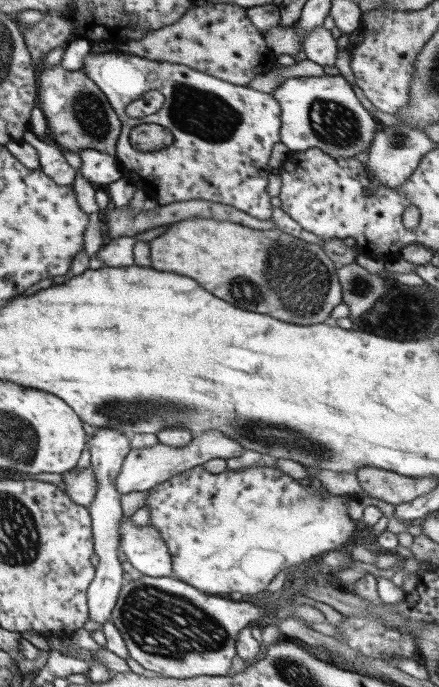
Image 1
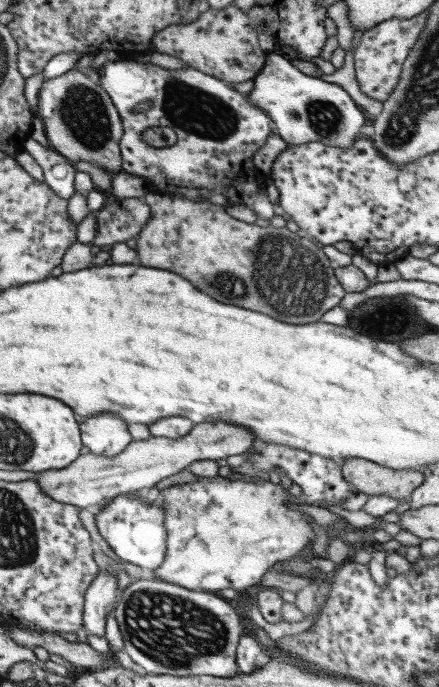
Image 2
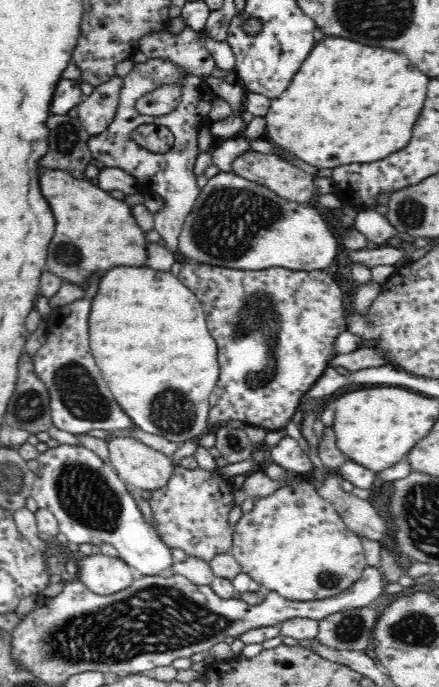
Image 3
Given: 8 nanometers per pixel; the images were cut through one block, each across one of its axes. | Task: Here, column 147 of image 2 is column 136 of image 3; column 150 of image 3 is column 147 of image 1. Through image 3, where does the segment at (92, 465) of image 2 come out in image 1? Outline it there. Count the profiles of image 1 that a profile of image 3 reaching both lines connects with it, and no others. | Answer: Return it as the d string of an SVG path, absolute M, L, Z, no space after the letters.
M207 430L194 435L188 446L182 448L174 448L167 444L157 443L154 447L145 447L140 449L130 449L126 455L125 461L122 463L122 469L116 477L117 491L123 495L128 492L144 492L149 491L157 484L169 480L182 472L191 470L192 468L204 465L213 458L236 458L244 452L245 448L228 438L219 430Z

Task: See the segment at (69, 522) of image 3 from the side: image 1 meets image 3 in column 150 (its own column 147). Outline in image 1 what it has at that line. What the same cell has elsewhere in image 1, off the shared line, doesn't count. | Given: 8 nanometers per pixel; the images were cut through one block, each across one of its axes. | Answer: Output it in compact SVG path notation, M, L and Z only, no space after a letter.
M131 517L121 518L119 550L146 576L173 577L172 557L163 536L153 526L136 526Z

